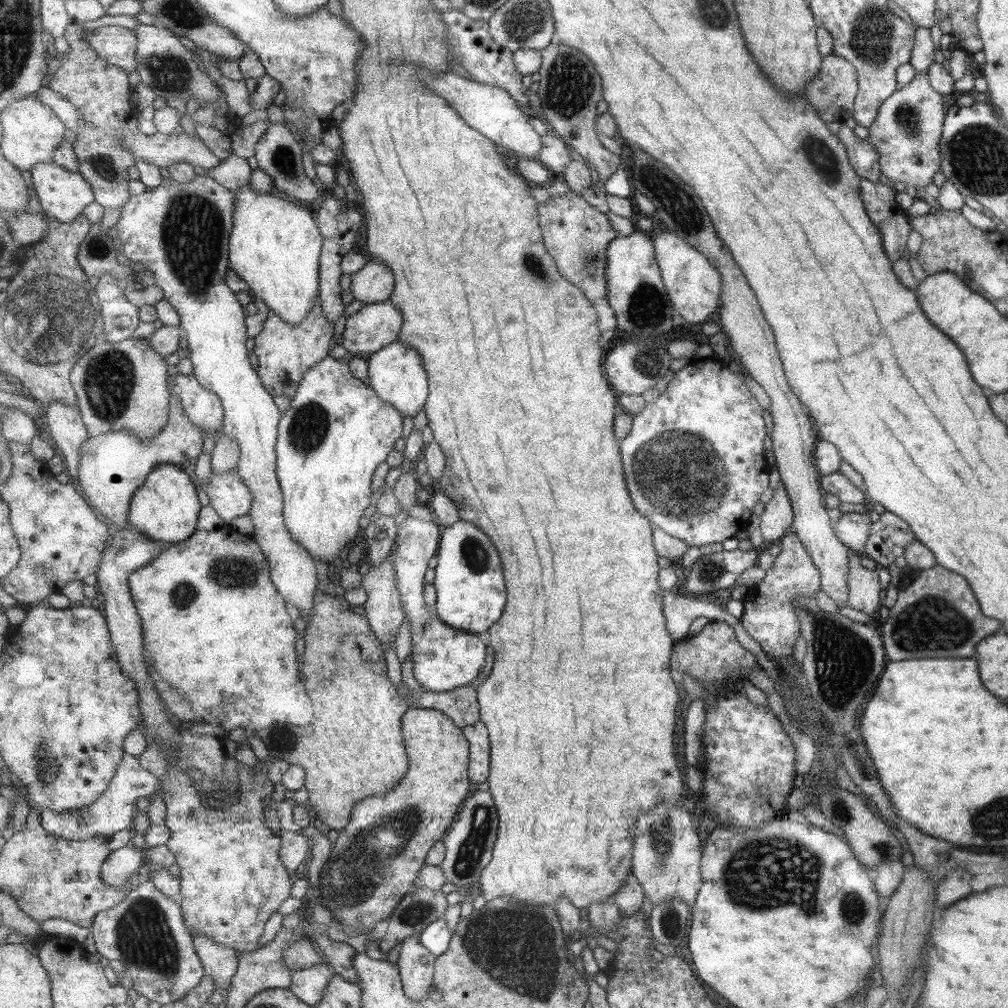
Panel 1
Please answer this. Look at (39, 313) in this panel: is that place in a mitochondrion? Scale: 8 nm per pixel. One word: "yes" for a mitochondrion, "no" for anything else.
yes

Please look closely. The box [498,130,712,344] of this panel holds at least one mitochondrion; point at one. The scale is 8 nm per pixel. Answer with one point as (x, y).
(674, 199)

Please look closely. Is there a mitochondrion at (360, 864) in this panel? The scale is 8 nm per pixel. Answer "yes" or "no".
yes

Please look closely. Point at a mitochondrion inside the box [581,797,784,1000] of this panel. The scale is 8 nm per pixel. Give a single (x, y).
(660, 835)

